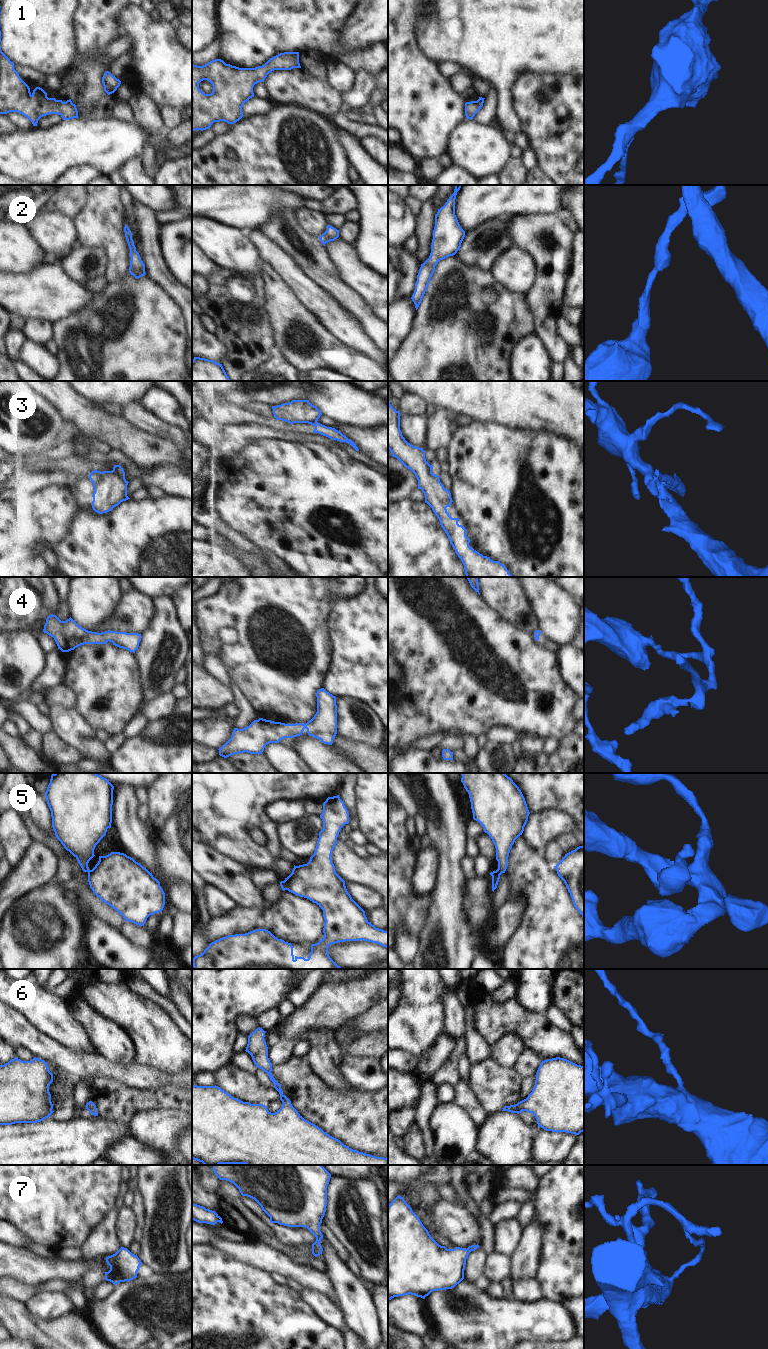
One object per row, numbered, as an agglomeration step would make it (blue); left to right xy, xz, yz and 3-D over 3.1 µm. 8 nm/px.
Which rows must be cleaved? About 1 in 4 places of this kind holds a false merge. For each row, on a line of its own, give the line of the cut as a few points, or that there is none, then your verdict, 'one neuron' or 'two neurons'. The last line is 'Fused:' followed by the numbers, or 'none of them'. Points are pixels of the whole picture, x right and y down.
1: no cut | one neuron
2: no cut | one neuron
3: xy (114, 465), (114, 470), (124, 478) | two neurons
4: no cut | one neuron
5: yz (496, 870), (501, 873) | two neurons
6: no cut | one neuron
7: no cut | one neuron
Fused: 3, 5

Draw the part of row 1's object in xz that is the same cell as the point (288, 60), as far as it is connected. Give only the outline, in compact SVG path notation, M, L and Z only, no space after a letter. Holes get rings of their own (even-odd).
M284 52L270 58L264 65L255 68L239 68L226 64L221 59L215 59L203 66L192 64L192 132L210 129L214 122L224 121L234 124L242 117L242 107L245 102L254 97L253 87L263 82L274 70L291 70L301 68L299 52ZM209 81L213 86L211 94L205 94L199 89L199 83Z

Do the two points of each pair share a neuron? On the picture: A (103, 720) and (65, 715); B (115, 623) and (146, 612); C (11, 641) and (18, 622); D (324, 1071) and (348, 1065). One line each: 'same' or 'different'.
A: different
B: same
C: different
D: different

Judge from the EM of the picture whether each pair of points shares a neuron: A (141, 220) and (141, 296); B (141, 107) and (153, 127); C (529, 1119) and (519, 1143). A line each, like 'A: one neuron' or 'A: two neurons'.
A: two neurons
B: one neuron
C: two neurons

